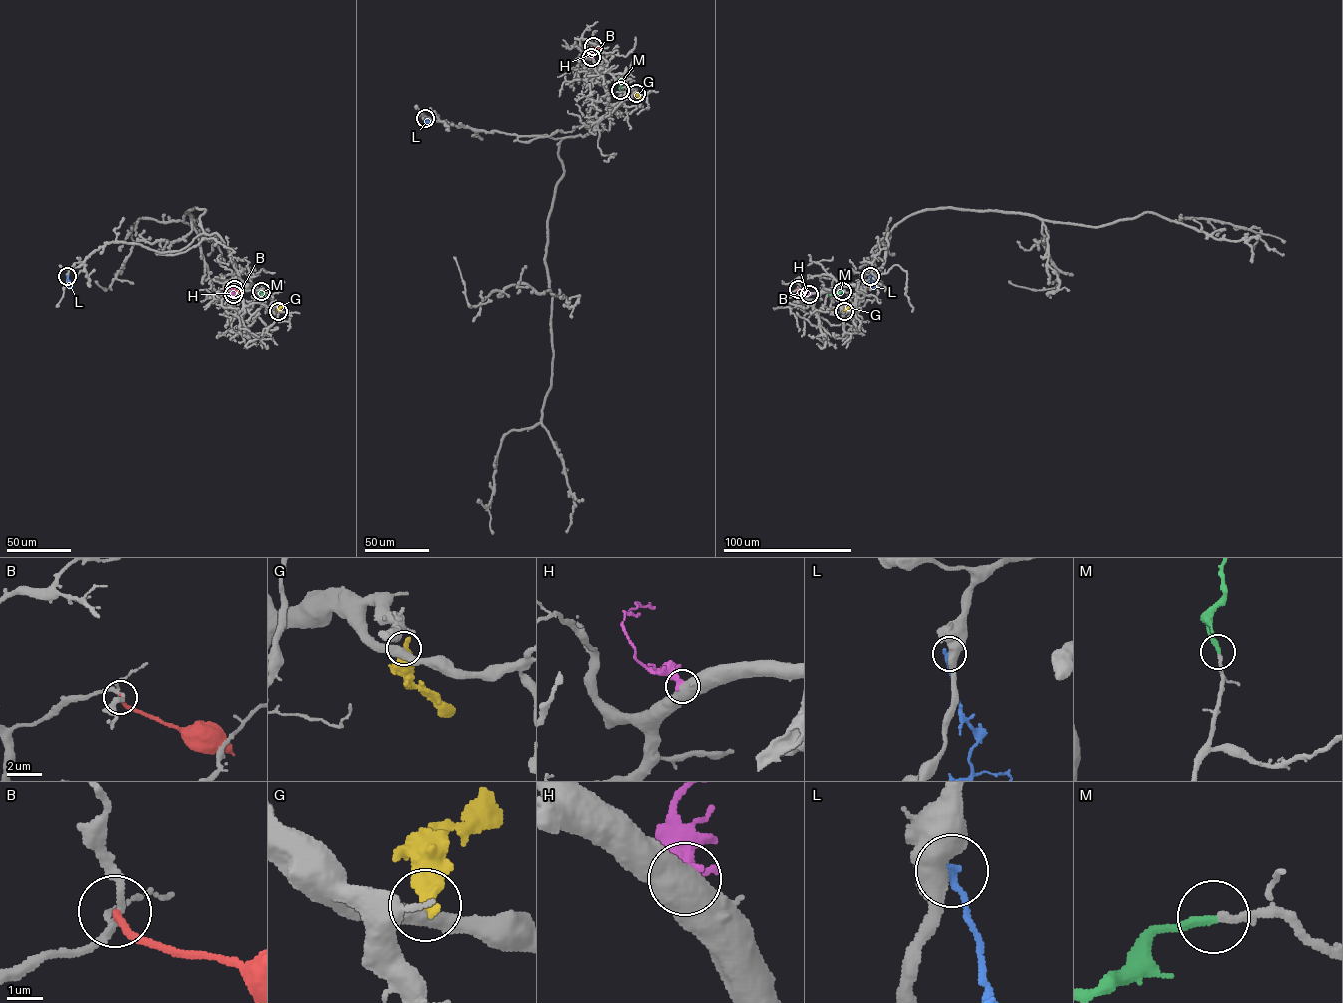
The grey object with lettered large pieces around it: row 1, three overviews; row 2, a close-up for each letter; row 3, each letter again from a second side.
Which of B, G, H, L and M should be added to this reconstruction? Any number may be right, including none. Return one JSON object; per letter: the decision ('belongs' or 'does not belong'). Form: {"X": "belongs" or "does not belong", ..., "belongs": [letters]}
{"B": "does not belong", "G": "does not belong", "H": "does not belong", "L": "does not belong", "M": "belongs", "belongs": ["M"]}

